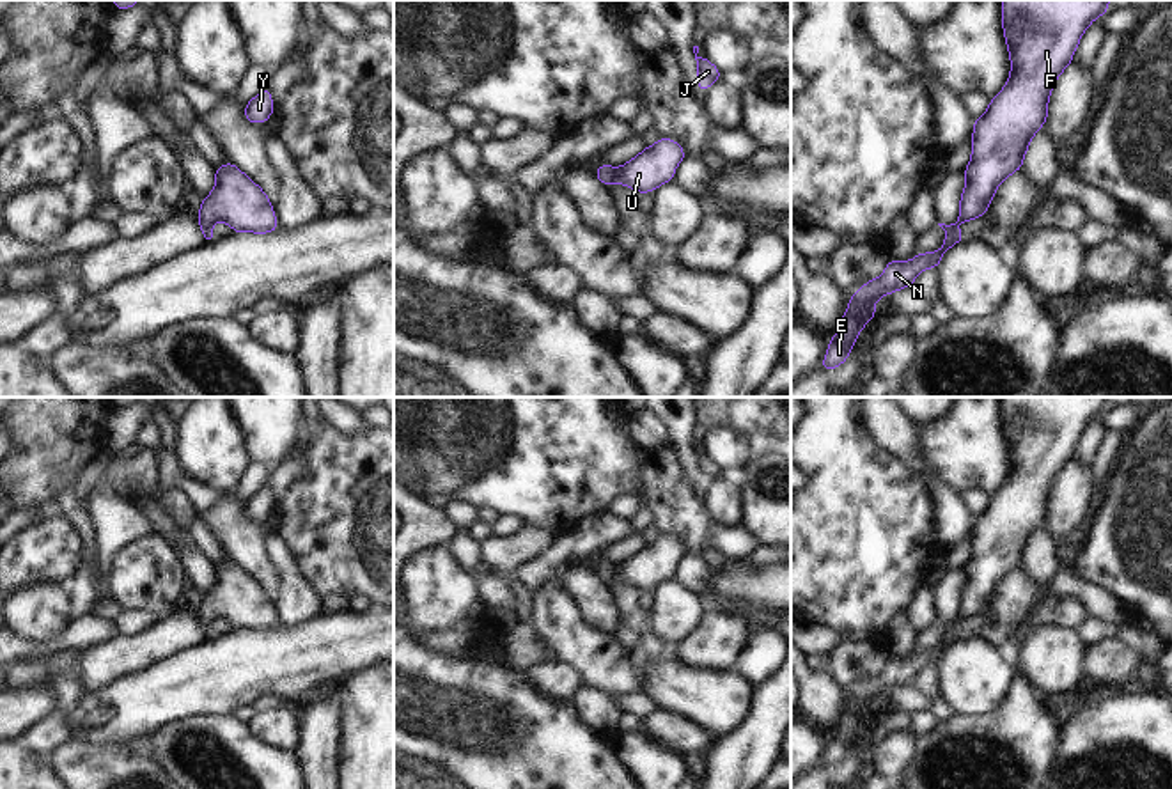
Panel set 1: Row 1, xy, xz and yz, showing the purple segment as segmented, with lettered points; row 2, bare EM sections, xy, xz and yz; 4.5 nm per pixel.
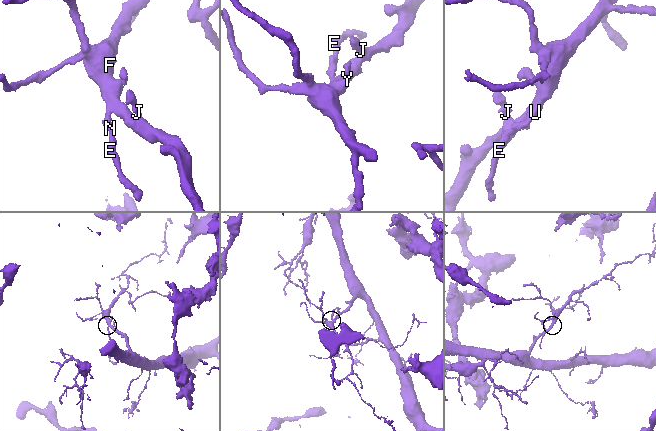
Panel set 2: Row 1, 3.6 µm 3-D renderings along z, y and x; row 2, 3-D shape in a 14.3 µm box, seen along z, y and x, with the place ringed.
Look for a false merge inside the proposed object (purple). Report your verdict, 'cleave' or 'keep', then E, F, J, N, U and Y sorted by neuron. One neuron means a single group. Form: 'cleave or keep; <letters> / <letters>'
keep; E F J N U Y

